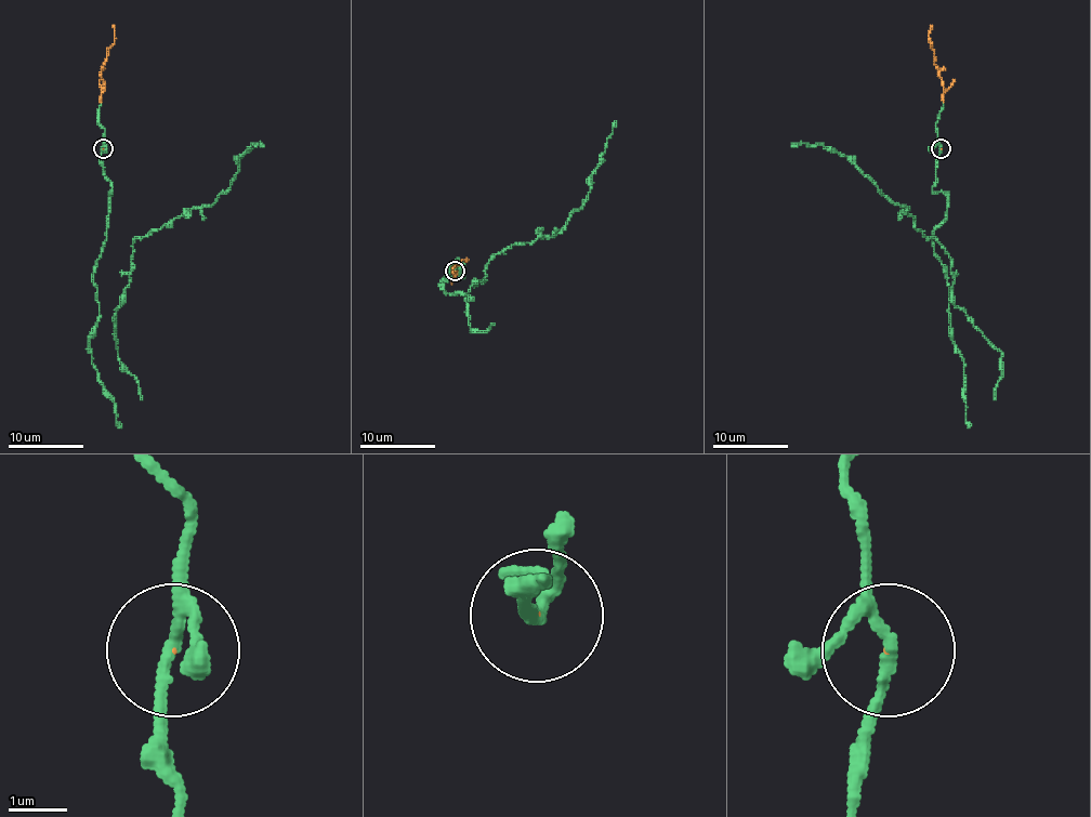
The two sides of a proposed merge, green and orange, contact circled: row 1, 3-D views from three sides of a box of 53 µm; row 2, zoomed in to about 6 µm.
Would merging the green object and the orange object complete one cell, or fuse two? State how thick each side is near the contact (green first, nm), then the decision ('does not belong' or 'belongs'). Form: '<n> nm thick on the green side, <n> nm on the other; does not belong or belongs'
150 nm thick on the green side, 30 nm on the other; belongs

